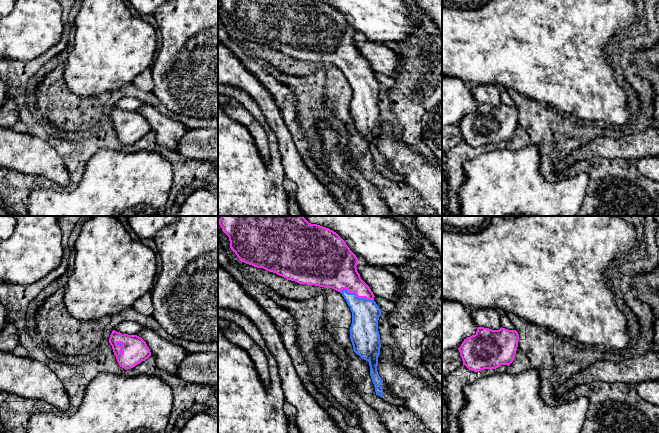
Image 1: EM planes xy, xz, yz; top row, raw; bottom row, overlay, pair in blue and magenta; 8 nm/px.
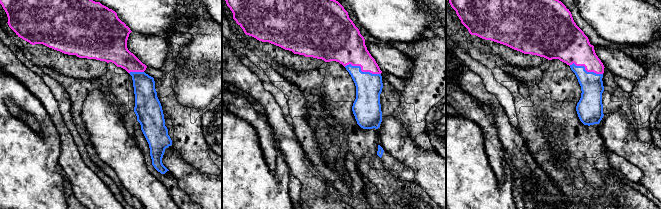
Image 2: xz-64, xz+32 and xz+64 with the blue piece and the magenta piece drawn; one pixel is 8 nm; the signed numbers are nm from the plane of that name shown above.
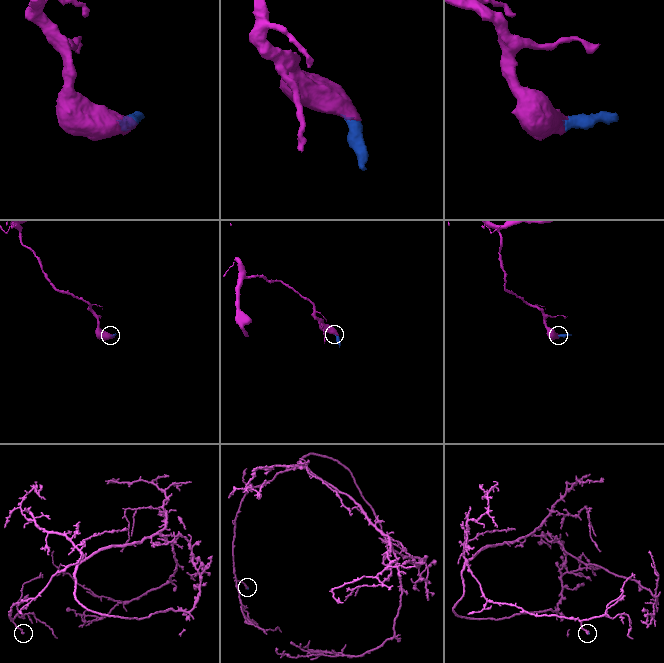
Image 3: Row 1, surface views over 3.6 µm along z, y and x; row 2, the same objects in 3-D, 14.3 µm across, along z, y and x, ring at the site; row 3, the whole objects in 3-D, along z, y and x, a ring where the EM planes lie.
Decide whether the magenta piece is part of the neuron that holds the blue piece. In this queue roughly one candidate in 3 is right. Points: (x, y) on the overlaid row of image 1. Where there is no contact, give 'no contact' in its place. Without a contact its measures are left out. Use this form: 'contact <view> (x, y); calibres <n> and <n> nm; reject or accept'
contact xz (357, 297); calibres 220 and 280 nm; accept

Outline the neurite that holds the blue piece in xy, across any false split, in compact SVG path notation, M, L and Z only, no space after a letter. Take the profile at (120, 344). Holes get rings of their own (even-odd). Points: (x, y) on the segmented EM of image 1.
M112 331L109 343L120 367L131 369L151 356L146 342L137 335Z

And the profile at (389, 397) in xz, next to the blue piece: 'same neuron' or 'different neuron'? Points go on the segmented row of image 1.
same neuron

